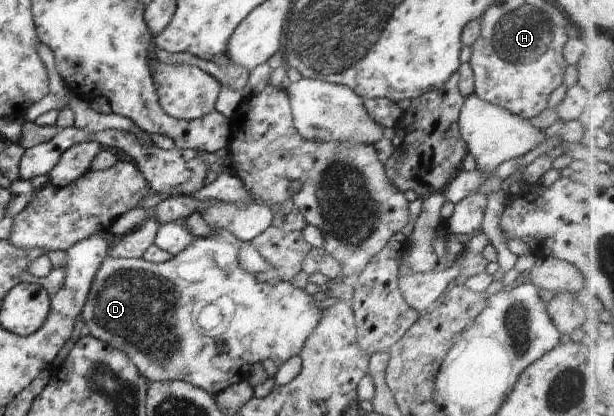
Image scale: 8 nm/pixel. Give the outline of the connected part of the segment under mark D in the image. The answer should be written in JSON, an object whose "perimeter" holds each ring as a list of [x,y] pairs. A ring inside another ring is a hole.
{"perimeter":[[[214,229],[208,230],[206,236],[198,235],[194,236],[192,242],[186,249],[181,250],[177,255],[163,263],[149,263],[144,259],[113,259],[112,257],[106,257],[102,261],[100,268],[97,270],[95,277],[93,278],[90,290],[88,291],[85,305],[83,306],[81,314],[84,317],[84,322],[89,328],[89,334],[94,338],[109,344],[112,348],[122,351],[128,355],[131,363],[136,366],[141,377],[144,377],[148,382],[160,381],[184,381],[190,383],[192,386],[205,390],[208,394],[216,397],[228,386],[236,384],[241,380],[247,380],[250,376],[250,368],[256,364],[256,362],[262,362],[266,358],[270,358],[276,364],[285,363],[289,358],[298,356],[304,343],[308,340],[308,337],[313,333],[313,330],[318,326],[319,320],[324,308],[318,307],[318,301],[314,300],[312,295],[309,295],[299,287],[294,286],[290,281],[281,280],[278,284],[270,285],[266,281],[258,282],[255,276],[244,270],[238,262],[238,251],[240,245],[243,242],[228,229]],[[208,304],[216,304],[218,308],[224,304],[224,316],[222,316],[222,324],[218,330],[212,330],[212,332],[206,332],[206,330],[200,330],[196,326],[196,316],[200,314],[200,310]]]}

